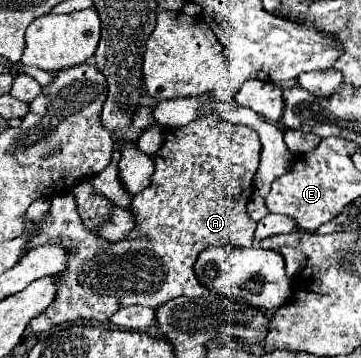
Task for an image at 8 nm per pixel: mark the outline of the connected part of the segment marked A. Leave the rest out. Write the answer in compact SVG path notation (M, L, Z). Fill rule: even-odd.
M207 115L185 127L167 129L163 147L155 155L151 155L155 161L151 185L139 195L135 195L131 203L131 213L135 213L137 217L137 229L133 229L133 237L127 237L119 243L105 243L105 239L99 239L85 229L71 193L55 195L51 199L51 209L45 217L45 223L39 225L35 237L29 243L29 249L43 243L61 243L69 249L69 267L61 275L61 285L55 301L49 305L49 309L45 309L29 323L31 329L49 331L53 325L61 325L73 319L105 321L117 309L127 305L143 305L157 309L159 305L175 297L213 295L211 289L199 283L193 265L197 261L197 255L209 245L253 245L257 223L249 217L247 203L253 193L253 177L257 173L259 153L261 143L253 129L223 121L219 115Z

